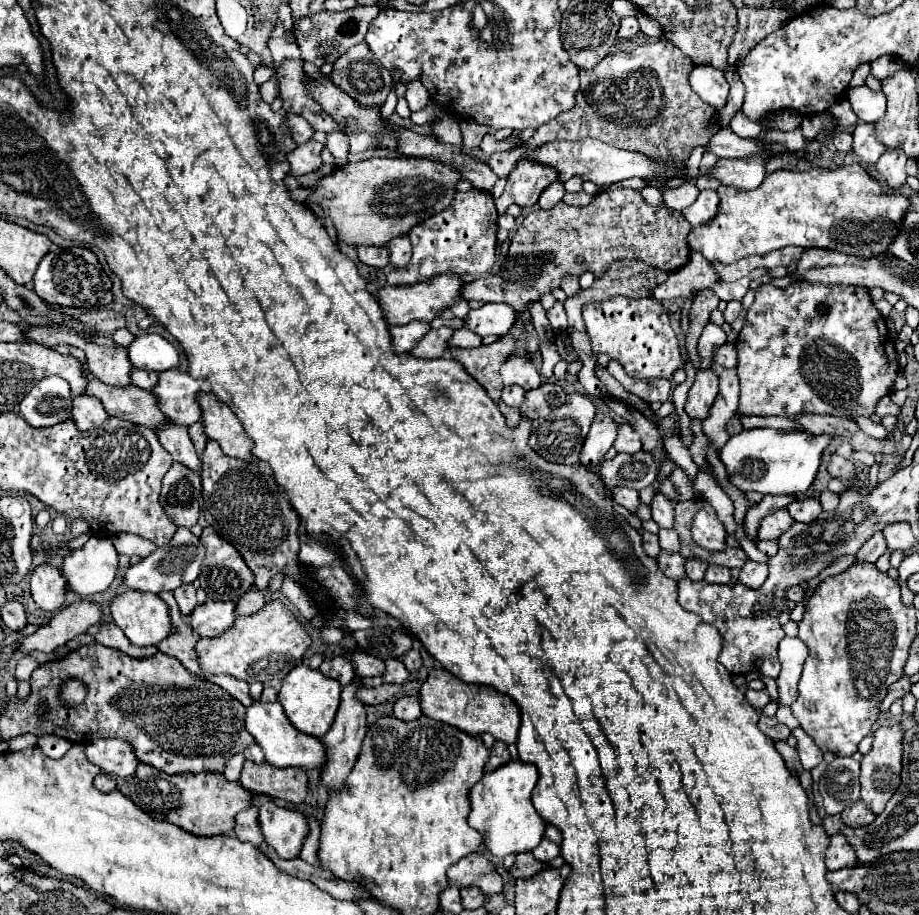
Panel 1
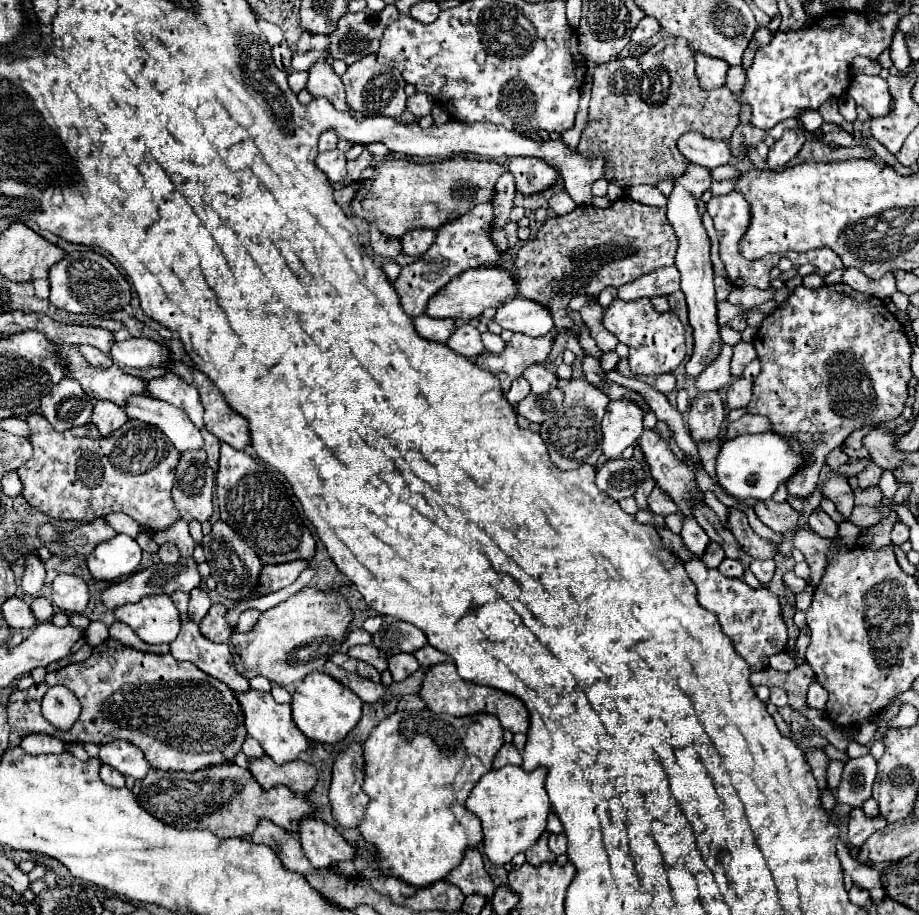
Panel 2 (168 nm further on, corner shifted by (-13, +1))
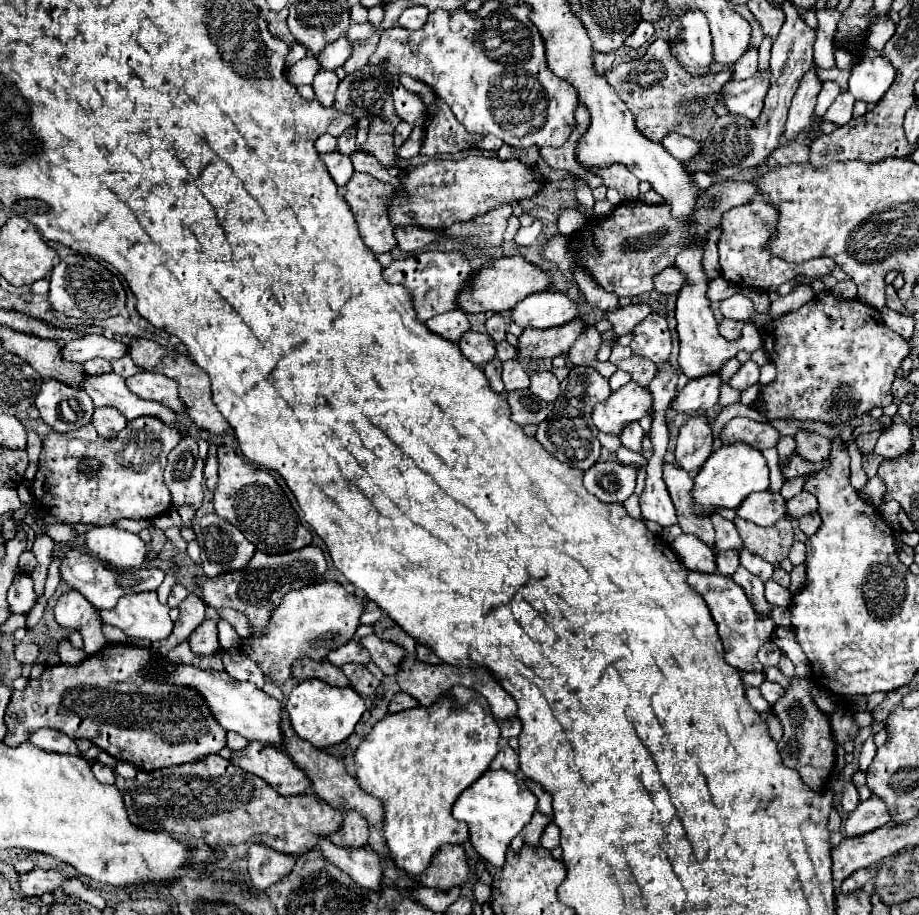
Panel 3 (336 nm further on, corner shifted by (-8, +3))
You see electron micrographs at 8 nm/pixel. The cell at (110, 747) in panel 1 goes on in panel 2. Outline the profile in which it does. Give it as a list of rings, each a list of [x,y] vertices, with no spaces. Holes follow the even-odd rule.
[[[126,740],[104,744],[100,748],[100,760],[102,764],[112,766],[120,774],[132,776],[138,780],[142,780],[150,770],[150,764],[144,760],[144,754],[140,752],[140,748],[136,748],[134,744],[128,744]]]

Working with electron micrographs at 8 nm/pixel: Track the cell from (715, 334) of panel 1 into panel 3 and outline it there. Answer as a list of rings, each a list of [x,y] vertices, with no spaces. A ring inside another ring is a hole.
[[[709,374],[697,380],[689,380],[689,384],[681,392],[677,392],[675,400],[671,402],[671,408],[685,414],[707,412],[717,404],[719,388],[721,388],[719,374]]]

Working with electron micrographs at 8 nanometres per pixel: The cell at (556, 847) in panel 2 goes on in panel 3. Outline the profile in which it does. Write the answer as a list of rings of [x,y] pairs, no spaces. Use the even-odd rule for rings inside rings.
[[[549,822],[549,826],[545,828],[545,832],[541,836],[541,846],[547,850],[559,846],[559,826],[555,822]]]

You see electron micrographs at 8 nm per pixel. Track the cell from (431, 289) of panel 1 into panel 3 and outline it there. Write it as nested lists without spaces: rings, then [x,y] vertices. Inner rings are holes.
[[[509,256],[509,258],[493,260],[491,264],[481,268],[469,284],[471,286],[459,294],[461,310],[465,310],[465,312],[489,312],[489,310],[503,312],[503,310],[511,310],[517,302],[521,302],[529,294],[547,290],[551,284],[551,278],[547,276],[547,272],[543,272],[539,266],[527,262],[523,256]]]

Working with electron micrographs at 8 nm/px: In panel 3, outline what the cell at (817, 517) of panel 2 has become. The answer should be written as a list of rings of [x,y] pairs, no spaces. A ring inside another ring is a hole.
[[[811,512],[811,514],[805,514],[799,518],[799,528],[807,536],[813,536],[819,530],[819,526],[821,526],[821,518],[817,512]]]

